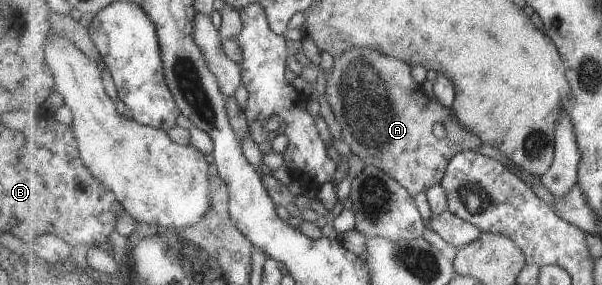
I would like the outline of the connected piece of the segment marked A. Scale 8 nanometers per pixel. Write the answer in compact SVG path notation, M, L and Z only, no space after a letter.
M353 47L334 59L324 96L342 127L343 141L352 153L364 161L365 166L379 167L395 177L414 197L441 183L450 160L459 151L481 146L483 142L476 133L468 133L466 130L470 129L466 129L458 119L457 123L452 119L452 109L444 107L438 99L428 99L422 84L414 79L413 66L372 47Z

